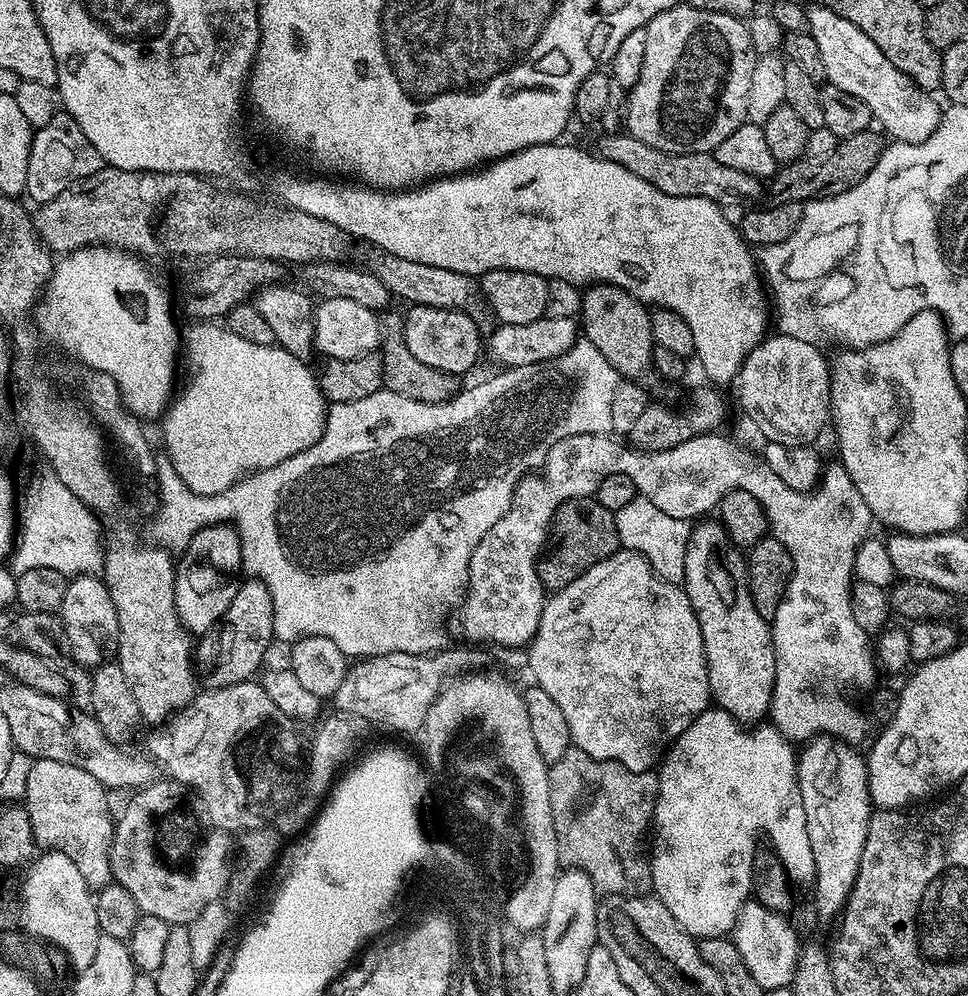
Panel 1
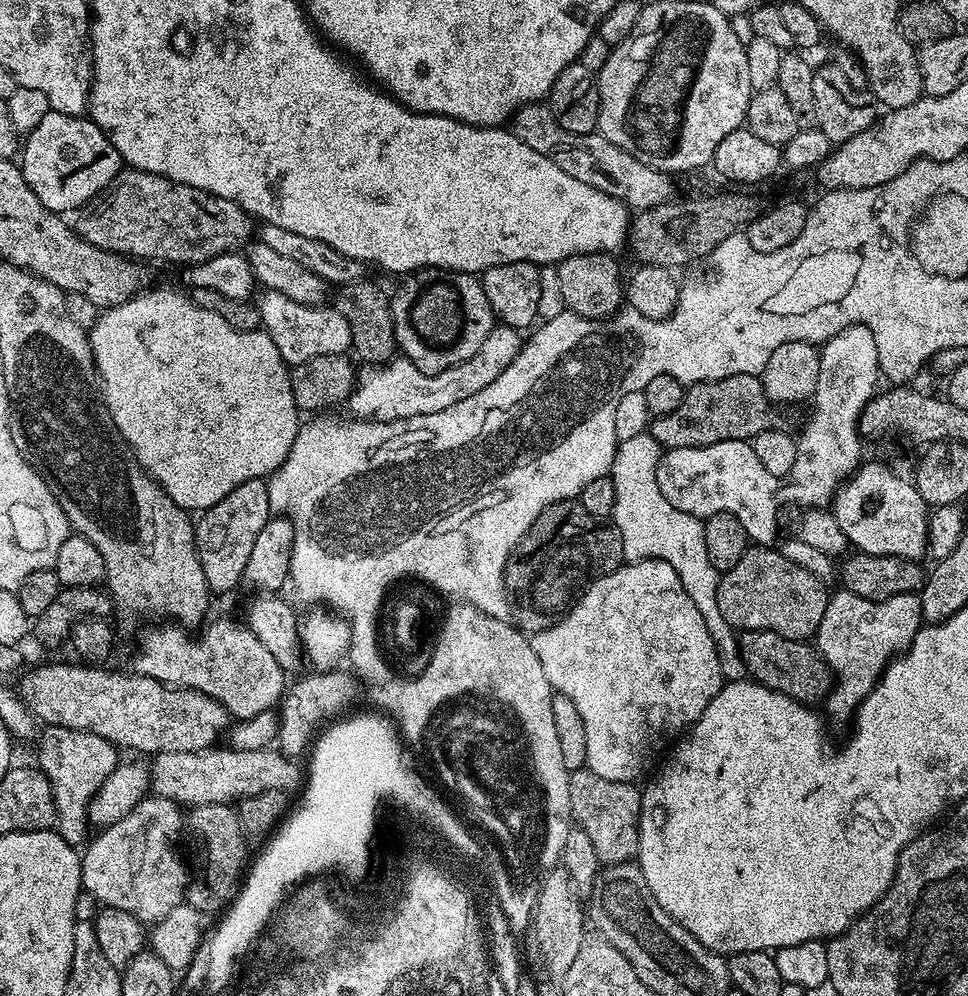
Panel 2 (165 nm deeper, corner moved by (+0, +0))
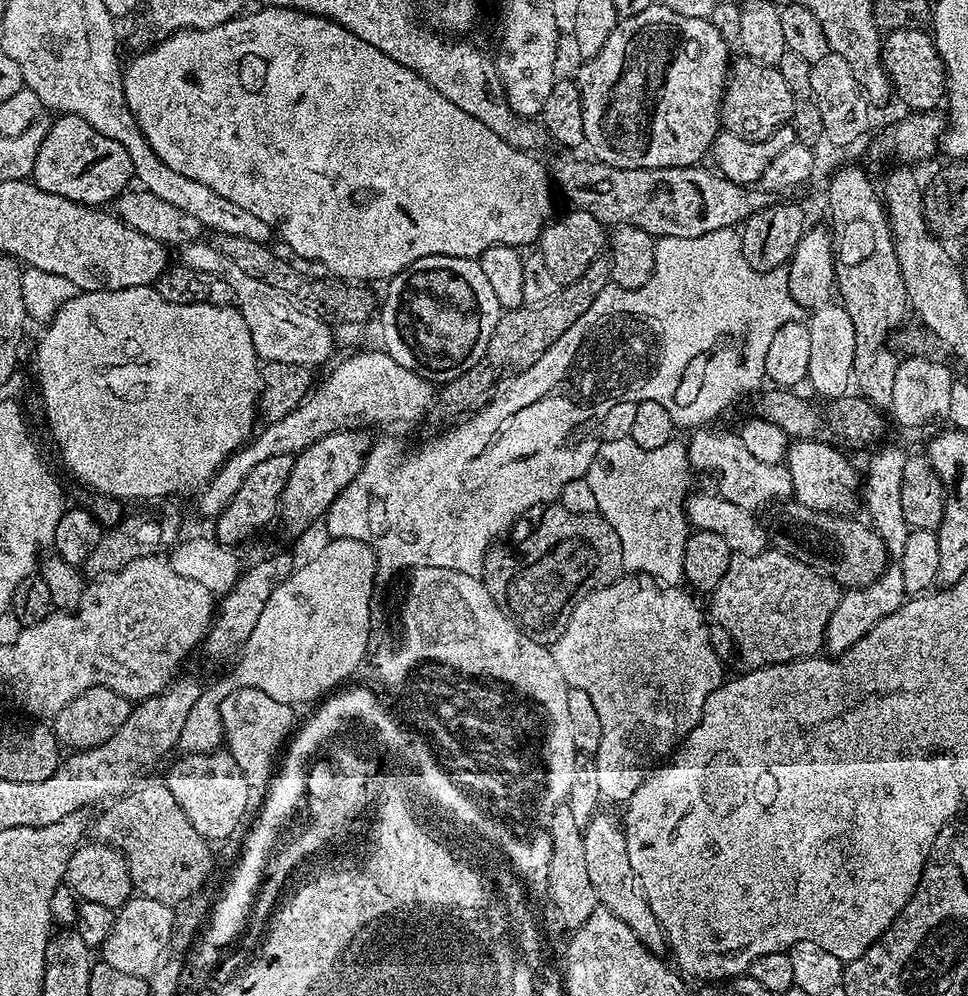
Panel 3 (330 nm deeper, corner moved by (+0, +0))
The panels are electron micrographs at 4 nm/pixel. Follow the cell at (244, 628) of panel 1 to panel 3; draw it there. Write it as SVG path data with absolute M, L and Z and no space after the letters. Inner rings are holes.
M364 430L335 432L326 438L318 438L314 446L295 457L286 490L282 492L278 513L279 523L284 523L284 528L290 535L302 535L319 516L321 519L327 513L334 498L338 498L338 494L342 494L342 490L354 482L364 464L364 457L374 443L373 437L368 435Z

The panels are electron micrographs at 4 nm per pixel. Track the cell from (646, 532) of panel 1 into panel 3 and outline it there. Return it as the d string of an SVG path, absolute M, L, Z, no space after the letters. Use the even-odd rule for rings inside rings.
M673 438L666 446L658 446L658 450L643 449L632 439L618 442L603 441L596 449L594 462L590 462L586 477L590 490L594 490L594 498L598 501L598 513L618 534L618 542L622 542L622 562L628 574L651 576L665 586L676 586L684 580L684 559L686 558L686 542L690 535L686 497L689 495L688 479L694 476L688 463L687 443Z

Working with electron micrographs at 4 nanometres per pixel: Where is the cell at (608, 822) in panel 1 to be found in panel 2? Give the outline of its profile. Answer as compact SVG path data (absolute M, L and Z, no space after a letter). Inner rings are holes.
M587 766L569 775L570 810L573 821L586 832L594 844L601 865L629 863L640 851L640 798L641 789L635 783L610 782L610 778L598 778Z

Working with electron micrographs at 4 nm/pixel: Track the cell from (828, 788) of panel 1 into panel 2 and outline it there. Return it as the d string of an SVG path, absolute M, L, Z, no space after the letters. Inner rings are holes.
M847 590L839 591L829 595L826 614L822 614L822 622L818 622L814 647L823 656L834 681L822 704L823 715L829 721L844 724L855 717L861 700L870 695L875 684L879 684L893 659L907 652L925 619L922 602L915 592L871 600Z

